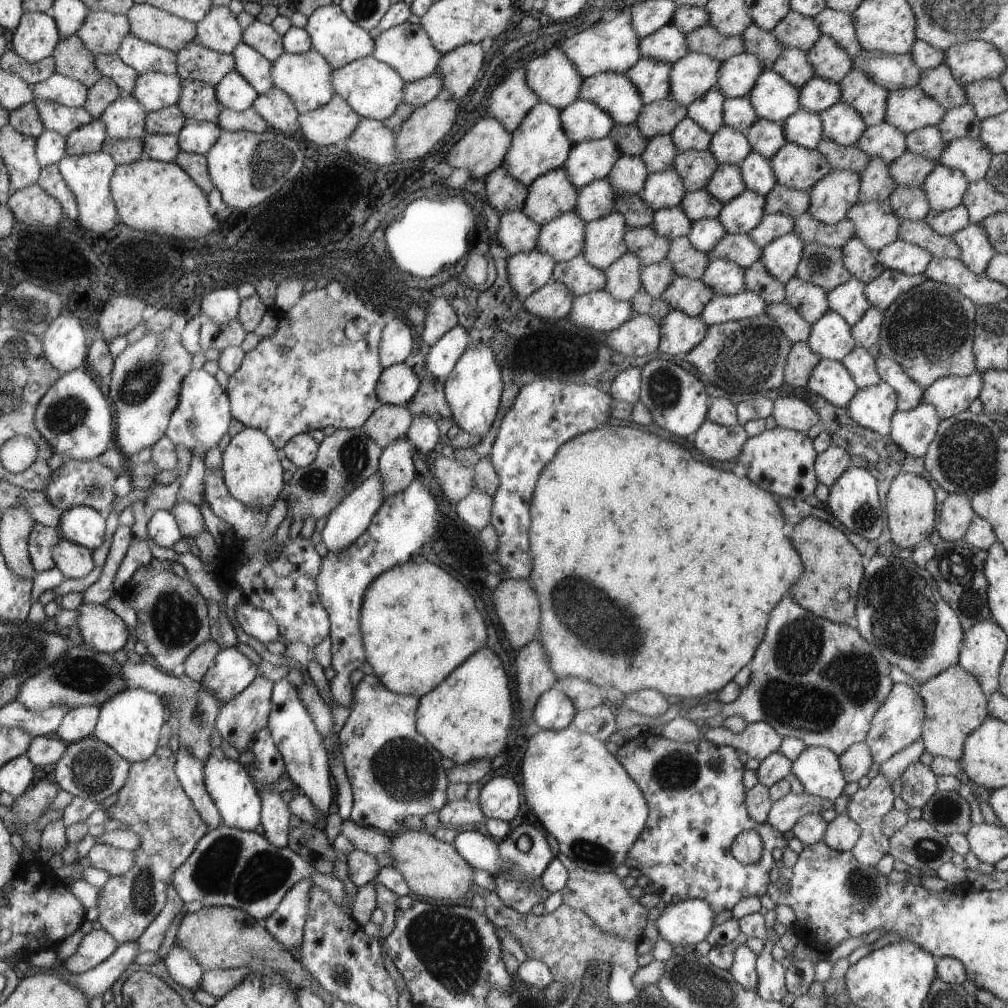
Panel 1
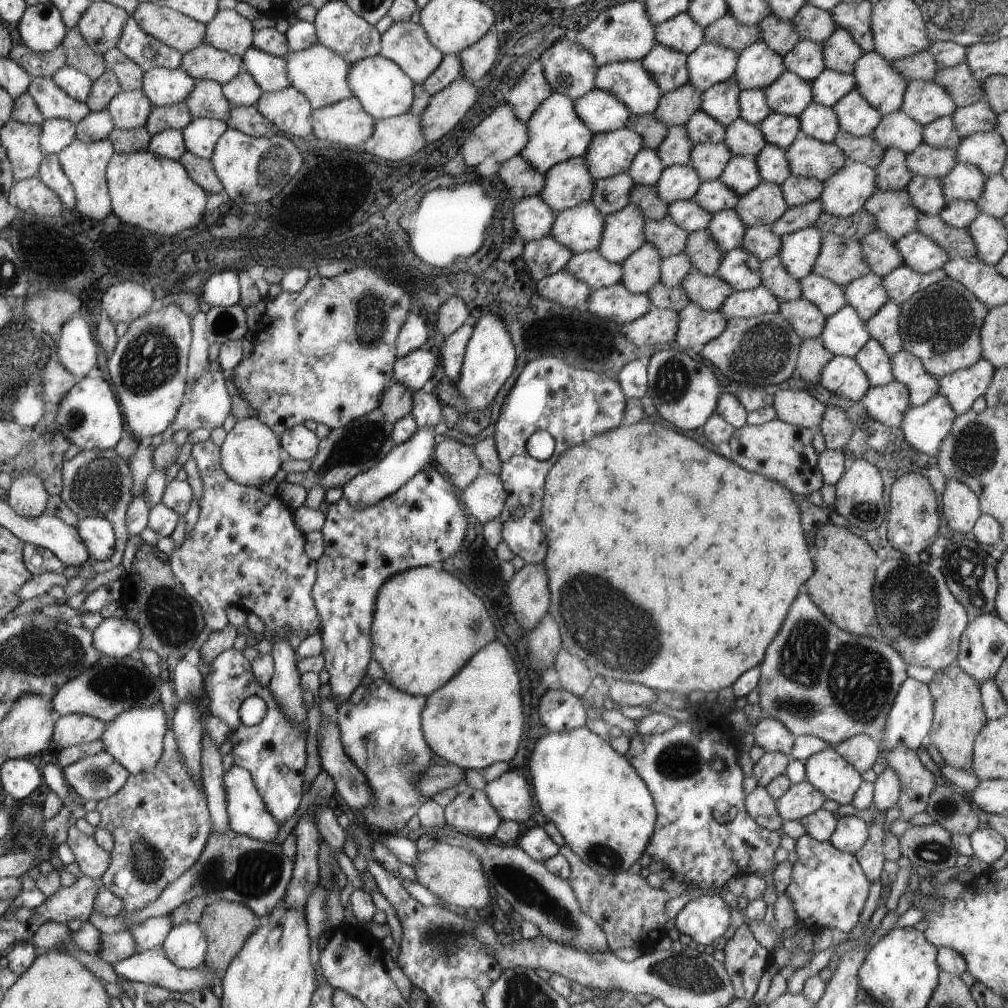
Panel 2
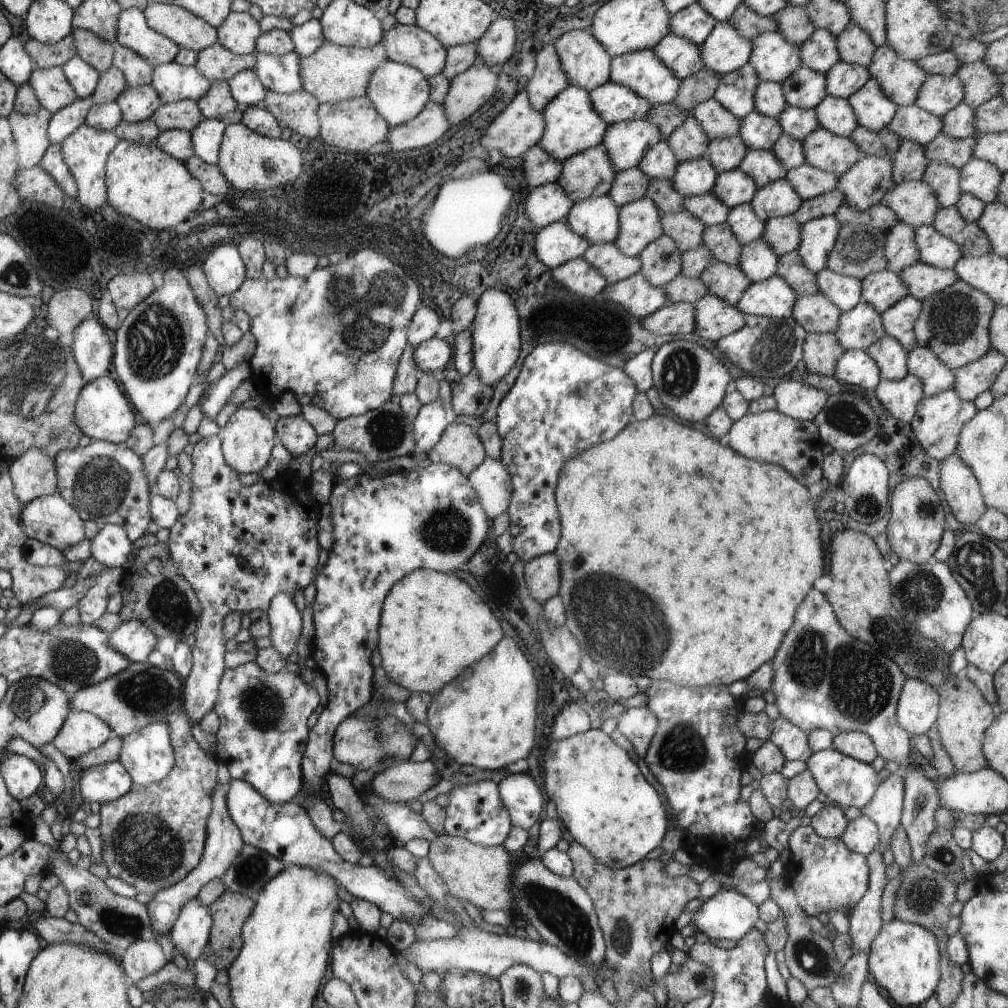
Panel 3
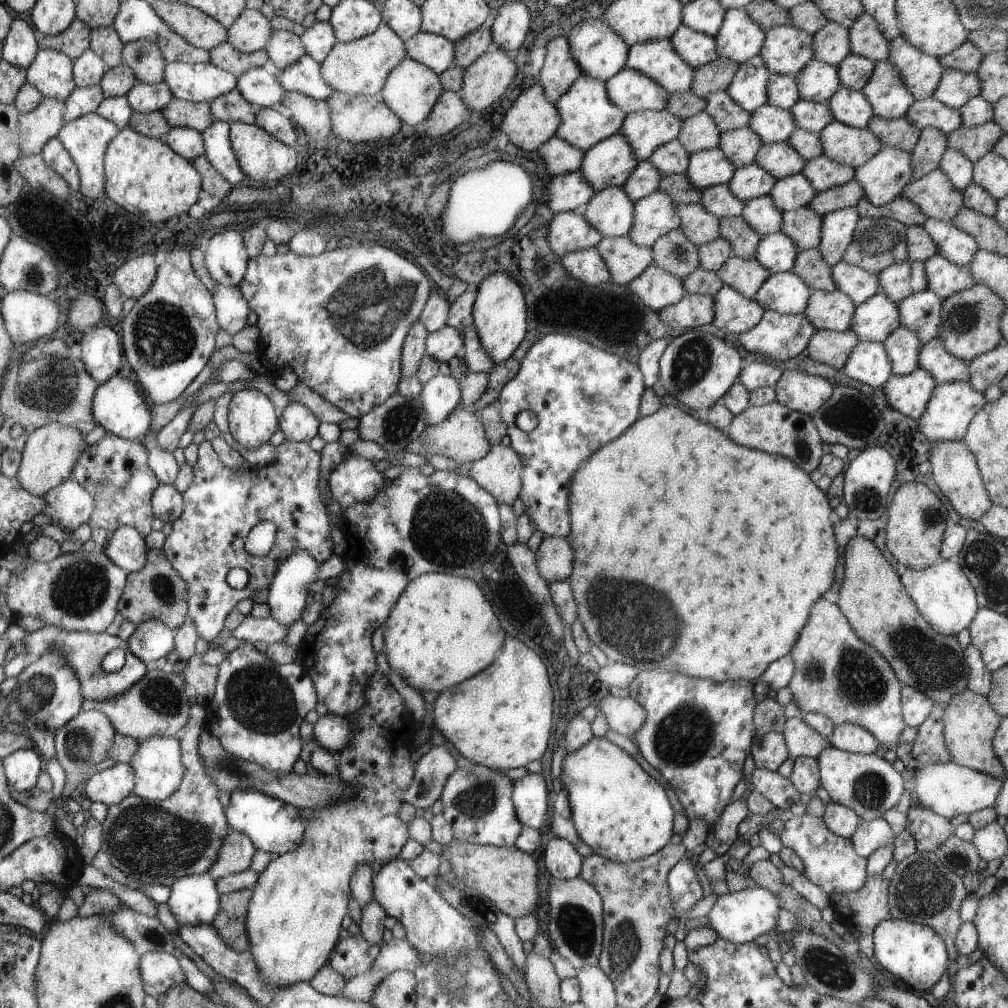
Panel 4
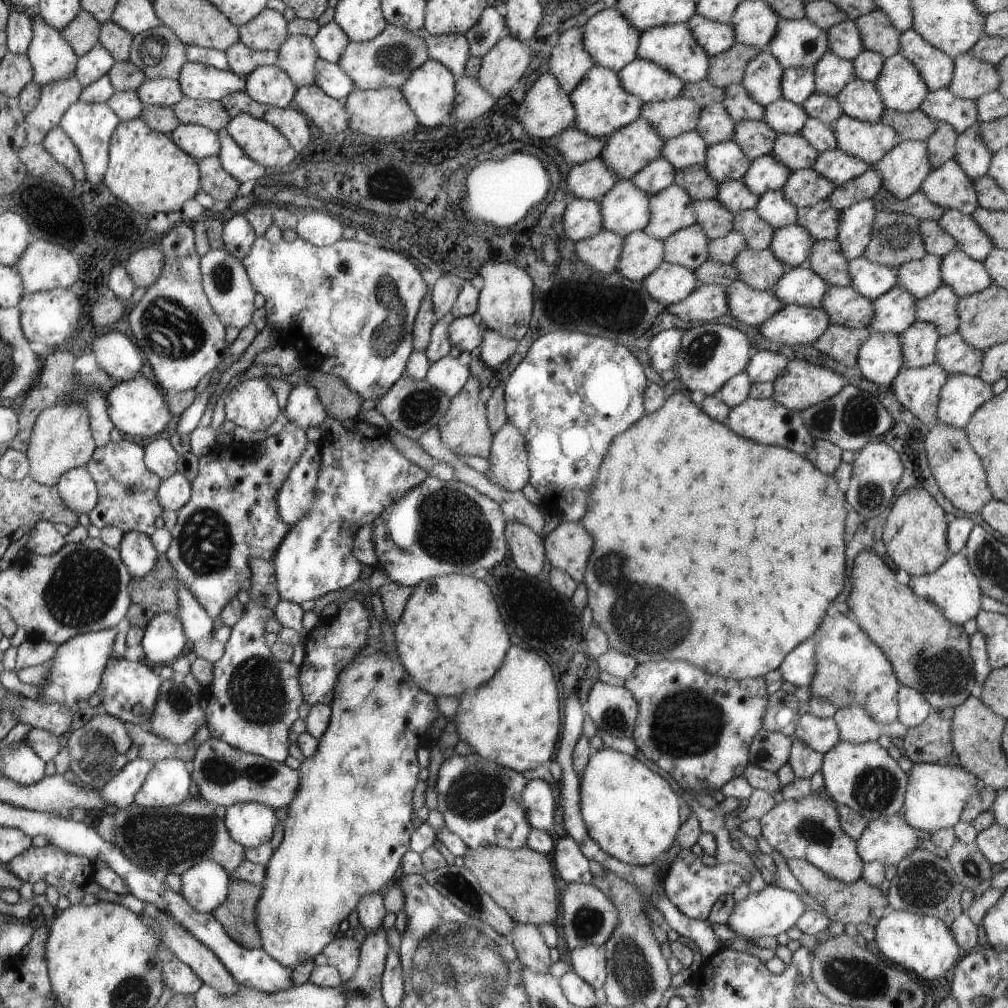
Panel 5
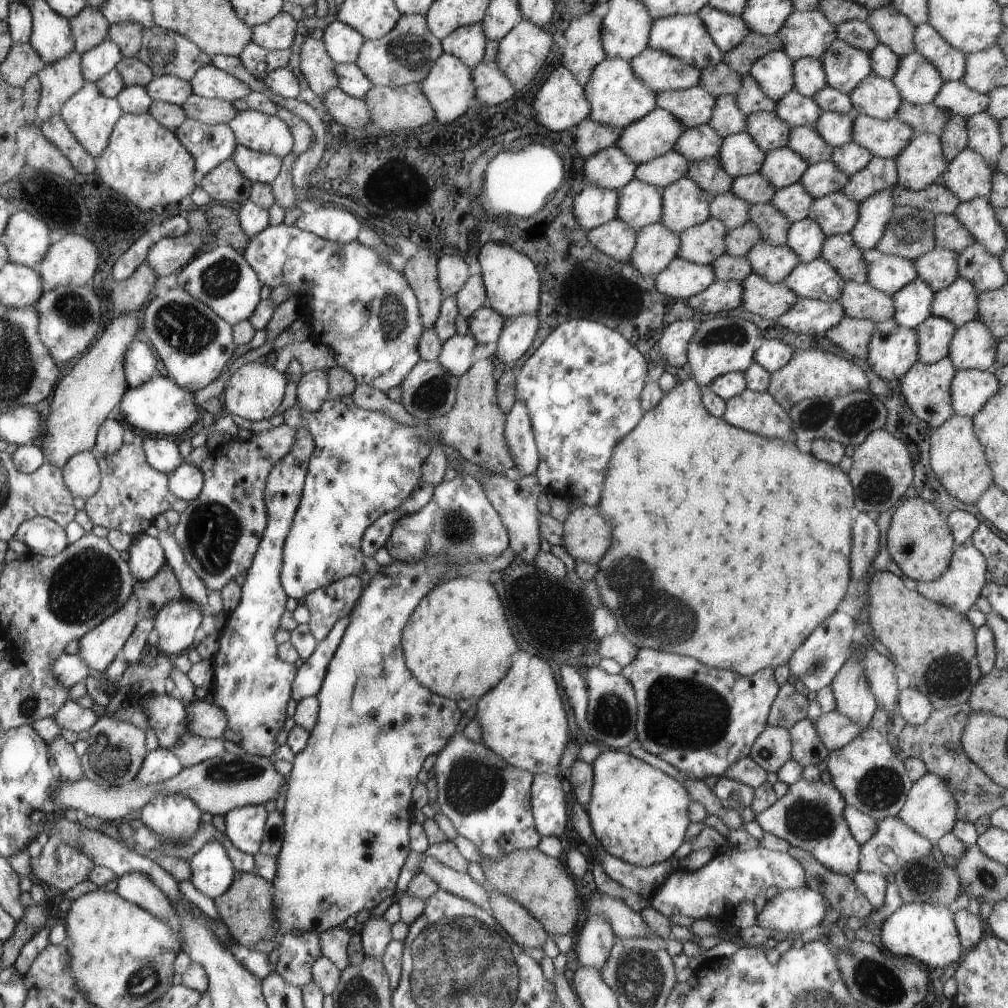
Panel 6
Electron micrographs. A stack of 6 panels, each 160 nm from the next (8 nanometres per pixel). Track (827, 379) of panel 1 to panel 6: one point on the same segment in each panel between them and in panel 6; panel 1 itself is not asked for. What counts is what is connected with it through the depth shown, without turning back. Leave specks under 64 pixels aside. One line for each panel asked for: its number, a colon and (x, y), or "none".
2: (843, 376)
3: (858, 368)
4: (869, 363)
5: (879, 359)
6: (893, 349)

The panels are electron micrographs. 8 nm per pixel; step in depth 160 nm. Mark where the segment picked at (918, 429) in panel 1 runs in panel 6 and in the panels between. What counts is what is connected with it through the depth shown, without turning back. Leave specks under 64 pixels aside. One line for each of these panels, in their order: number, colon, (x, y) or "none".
2: (924, 427)
3: (938, 420)
4: (952, 406)
5: (962, 394)
6: (970, 388)

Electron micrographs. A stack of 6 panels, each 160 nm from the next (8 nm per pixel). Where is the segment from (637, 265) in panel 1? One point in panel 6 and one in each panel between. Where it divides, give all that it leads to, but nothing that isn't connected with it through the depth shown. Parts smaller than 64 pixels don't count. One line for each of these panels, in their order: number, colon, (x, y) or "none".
2: (642, 268)
3: (662, 261)
4: (673, 252)
5: (688, 247)
6: (701, 244)

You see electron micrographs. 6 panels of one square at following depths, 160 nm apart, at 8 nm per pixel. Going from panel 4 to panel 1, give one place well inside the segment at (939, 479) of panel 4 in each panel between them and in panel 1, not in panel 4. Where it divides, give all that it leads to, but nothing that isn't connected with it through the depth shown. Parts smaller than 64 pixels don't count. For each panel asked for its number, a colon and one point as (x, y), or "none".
1: (952, 523)
2: (960, 509)
3: (962, 491)

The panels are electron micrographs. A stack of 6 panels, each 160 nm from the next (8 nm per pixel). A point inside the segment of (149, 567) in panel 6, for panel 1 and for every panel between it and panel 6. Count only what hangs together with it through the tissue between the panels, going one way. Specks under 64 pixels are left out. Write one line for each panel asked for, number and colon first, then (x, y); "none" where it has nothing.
1: (83, 525)
2: (99, 535)
3: (111, 547)
4: (127, 549)
5: (138, 553)

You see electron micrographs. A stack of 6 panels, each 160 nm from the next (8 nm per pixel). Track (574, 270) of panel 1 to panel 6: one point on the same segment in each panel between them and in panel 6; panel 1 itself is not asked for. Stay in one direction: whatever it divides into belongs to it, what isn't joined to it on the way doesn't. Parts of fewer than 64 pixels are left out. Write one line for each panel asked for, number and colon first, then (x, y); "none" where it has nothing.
2: (591, 267)
3: (607, 258)
4: (626, 260)
5: (642, 254)
6: (656, 246)

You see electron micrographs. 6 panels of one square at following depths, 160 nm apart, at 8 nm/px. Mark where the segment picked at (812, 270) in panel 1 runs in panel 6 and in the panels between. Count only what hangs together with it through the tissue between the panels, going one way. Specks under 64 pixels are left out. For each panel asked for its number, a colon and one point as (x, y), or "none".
2: (840, 260)
3: (858, 250)
4: (876, 244)
5: (895, 239)
6: (909, 233)

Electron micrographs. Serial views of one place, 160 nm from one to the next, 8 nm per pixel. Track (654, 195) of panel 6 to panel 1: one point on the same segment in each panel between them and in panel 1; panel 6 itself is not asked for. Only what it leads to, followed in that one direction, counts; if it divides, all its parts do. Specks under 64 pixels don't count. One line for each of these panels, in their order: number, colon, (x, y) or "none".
1: (564, 237)
2: (580, 228)
3: (597, 219)
4: (611, 211)
5: (625, 208)

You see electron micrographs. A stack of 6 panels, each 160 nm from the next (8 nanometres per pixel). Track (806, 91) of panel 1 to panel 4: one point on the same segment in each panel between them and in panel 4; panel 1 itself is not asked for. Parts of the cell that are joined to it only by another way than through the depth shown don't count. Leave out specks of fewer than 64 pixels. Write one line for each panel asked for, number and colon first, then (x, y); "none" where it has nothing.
2: (829, 86)
3: (842, 80)
4: (854, 71)

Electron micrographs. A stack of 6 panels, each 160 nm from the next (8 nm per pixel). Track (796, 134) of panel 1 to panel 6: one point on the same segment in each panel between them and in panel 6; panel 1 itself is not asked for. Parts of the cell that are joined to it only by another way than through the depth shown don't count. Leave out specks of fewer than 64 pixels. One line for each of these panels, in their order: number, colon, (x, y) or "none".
2: (818, 122)
3: (835, 115)
4: (851, 108)
5: (860, 100)
6: (876, 97)

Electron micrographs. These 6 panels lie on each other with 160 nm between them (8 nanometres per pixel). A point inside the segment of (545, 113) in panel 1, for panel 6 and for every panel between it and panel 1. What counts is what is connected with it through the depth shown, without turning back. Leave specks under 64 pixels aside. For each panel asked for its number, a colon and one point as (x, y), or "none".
2: (556, 134)
3: (572, 126)
4: (587, 116)
5: (602, 106)
6: (618, 98)

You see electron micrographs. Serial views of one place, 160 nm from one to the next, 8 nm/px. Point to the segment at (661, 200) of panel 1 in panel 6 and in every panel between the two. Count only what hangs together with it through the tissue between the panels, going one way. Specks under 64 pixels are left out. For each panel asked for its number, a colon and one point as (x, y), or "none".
2: (679, 182)
3: (697, 176)
4: (706, 168)
5: (726, 161)
6: (739, 155)

